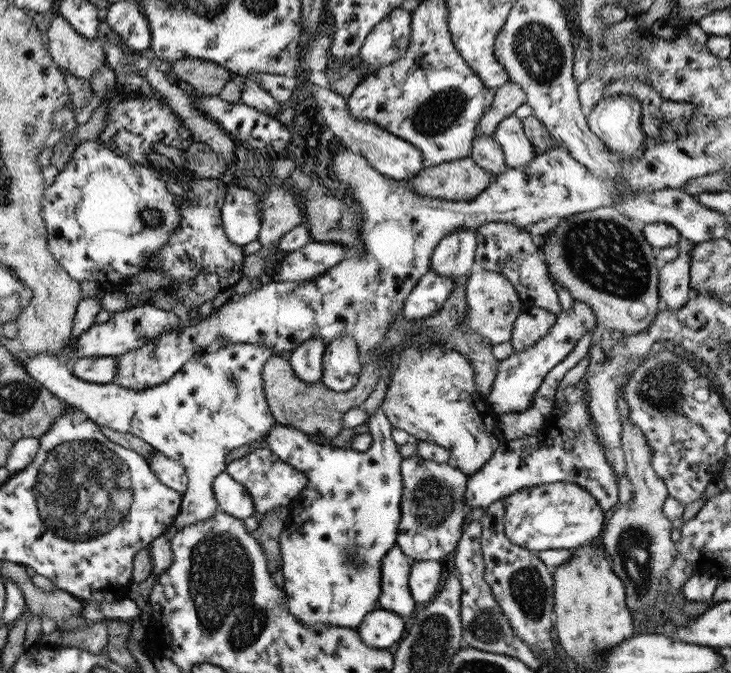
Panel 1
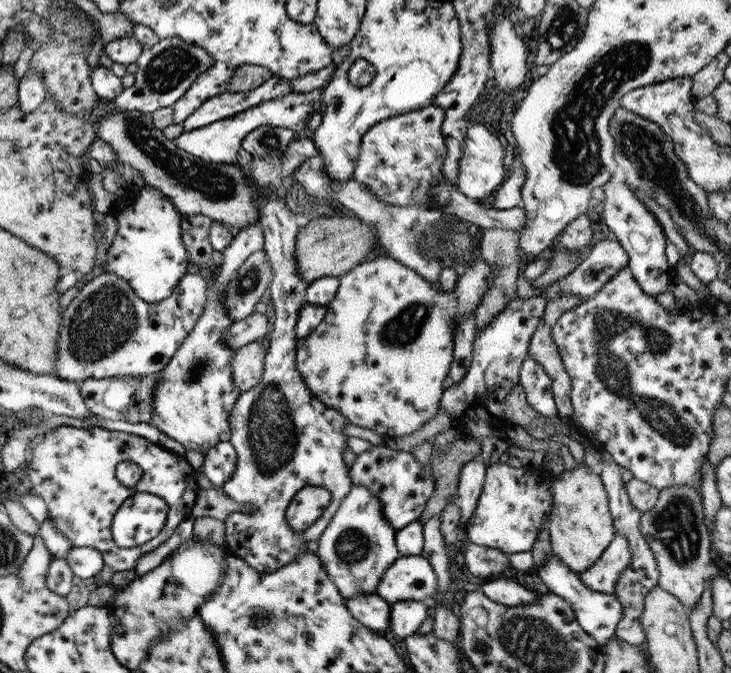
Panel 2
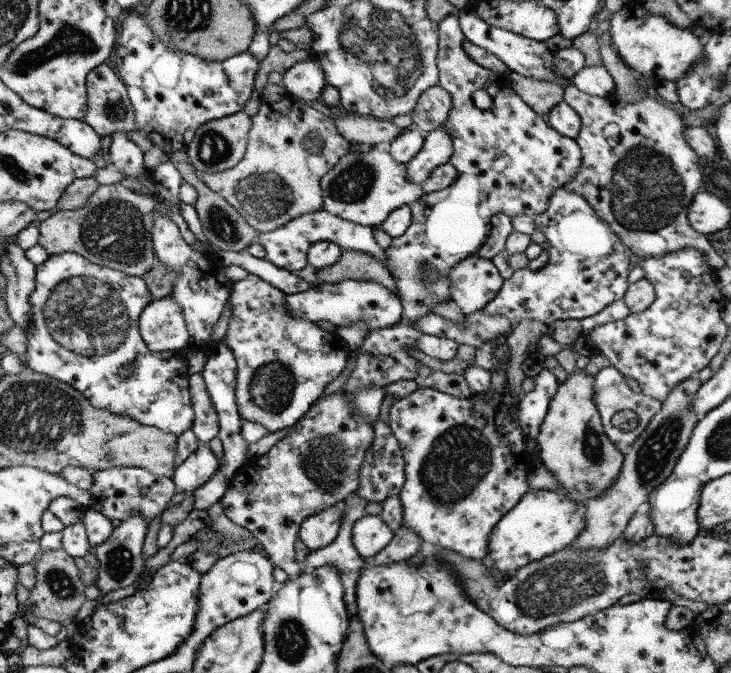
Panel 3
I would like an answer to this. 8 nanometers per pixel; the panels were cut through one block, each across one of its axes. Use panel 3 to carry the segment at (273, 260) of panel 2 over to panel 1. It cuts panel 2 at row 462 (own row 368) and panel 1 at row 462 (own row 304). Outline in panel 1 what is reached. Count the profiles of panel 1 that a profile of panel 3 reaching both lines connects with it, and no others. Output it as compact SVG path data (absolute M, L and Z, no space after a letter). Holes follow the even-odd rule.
M254 450L226 464L224 471L242 484L253 500L253 515L261 518L277 506L287 506L303 490L306 476L268 451Z

